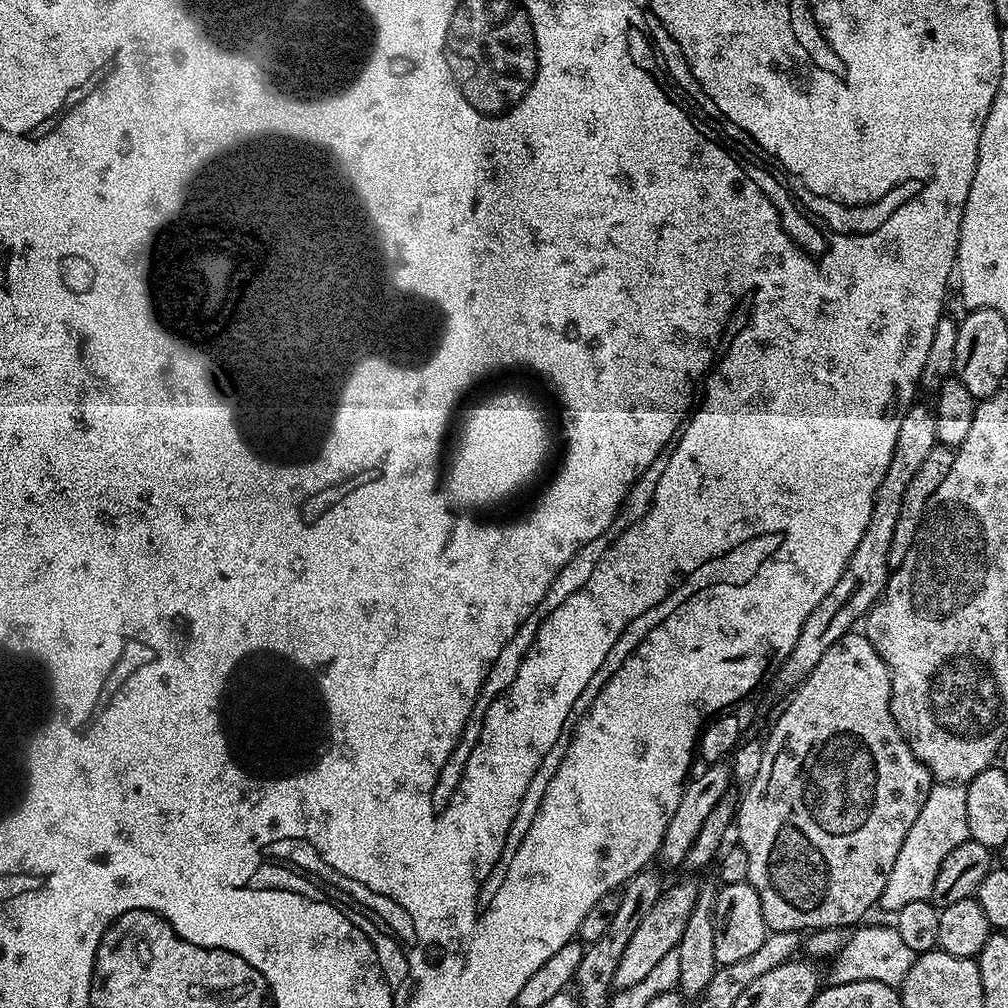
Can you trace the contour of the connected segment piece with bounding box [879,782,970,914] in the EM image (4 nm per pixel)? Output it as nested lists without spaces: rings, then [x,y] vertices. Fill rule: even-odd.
[[[933,783],[930,794],[926,794],[926,803],[918,818],[914,818],[914,826],[906,833],[906,842],[902,842],[902,850],[898,850],[898,858],[890,870],[890,878],[886,878],[886,890],[882,890],[879,907],[885,908],[888,914],[902,910],[909,902],[931,900],[934,890],[934,878],[938,878],[938,869],[950,850],[962,846],[970,837],[966,822],[966,787],[962,784]]]

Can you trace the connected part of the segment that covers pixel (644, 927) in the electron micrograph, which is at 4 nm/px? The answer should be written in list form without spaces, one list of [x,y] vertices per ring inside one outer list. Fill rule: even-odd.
[[[680,880],[669,888],[667,885],[661,891],[658,902],[650,906],[649,912],[642,917],[638,930],[634,930],[633,936],[630,937],[626,950],[622,950],[622,958],[618,962],[618,970],[614,970],[612,983],[616,992],[642,982],[642,978],[646,978],[646,974],[650,974],[650,970],[654,970],[654,966],[658,966],[658,962],[666,958],[666,954],[676,951],[678,942],[682,938],[682,930],[686,930],[686,921],[694,910],[694,902],[698,898],[700,889],[699,883],[695,884],[692,880]]]

